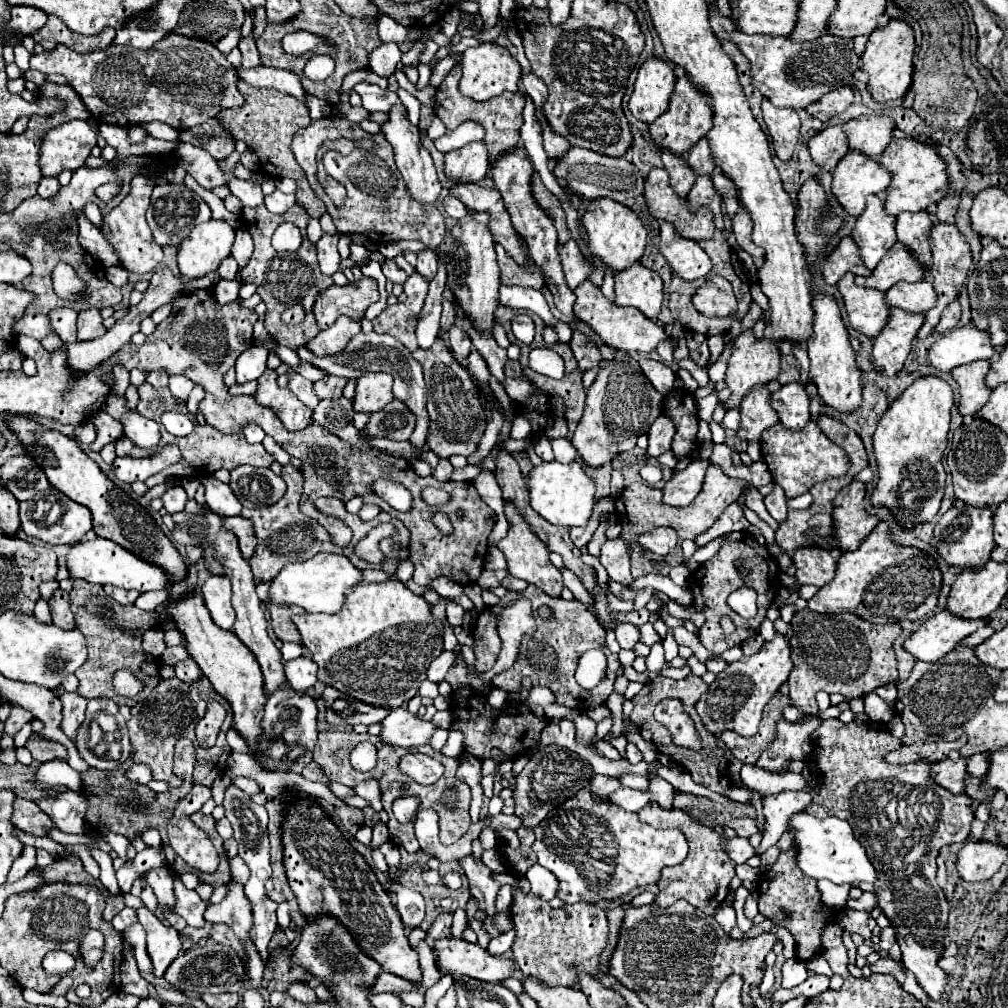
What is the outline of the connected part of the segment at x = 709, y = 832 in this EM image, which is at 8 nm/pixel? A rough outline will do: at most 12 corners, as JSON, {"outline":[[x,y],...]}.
{"outline":[[650,801],[638,815],[678,827],[690,845],[662,871],[658,905],[686,899],[706,915],[722,905],[734,861],[714,827]]}

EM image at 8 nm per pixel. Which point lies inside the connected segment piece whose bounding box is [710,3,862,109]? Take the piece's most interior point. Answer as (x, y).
(790, 73)

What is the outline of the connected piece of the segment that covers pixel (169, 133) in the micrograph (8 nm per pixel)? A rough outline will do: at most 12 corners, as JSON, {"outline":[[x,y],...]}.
{"outline":[[146,123],[156,139],[166,141],[178,139],[174,131],[166,123]]}

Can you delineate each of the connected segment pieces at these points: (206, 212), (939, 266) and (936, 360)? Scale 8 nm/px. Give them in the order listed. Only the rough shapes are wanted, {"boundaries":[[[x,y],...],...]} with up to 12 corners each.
{"boundaries":[[[156,185],[148,225],[178,247],[210,207],[186,185]],[[934,225],[932,265],[938,303],[930,335],[942,311],[958,299],[972,251],[956,225]],[[970,323],[940,337],[928,363],[952,371],[996,349],[990,333]]]}

